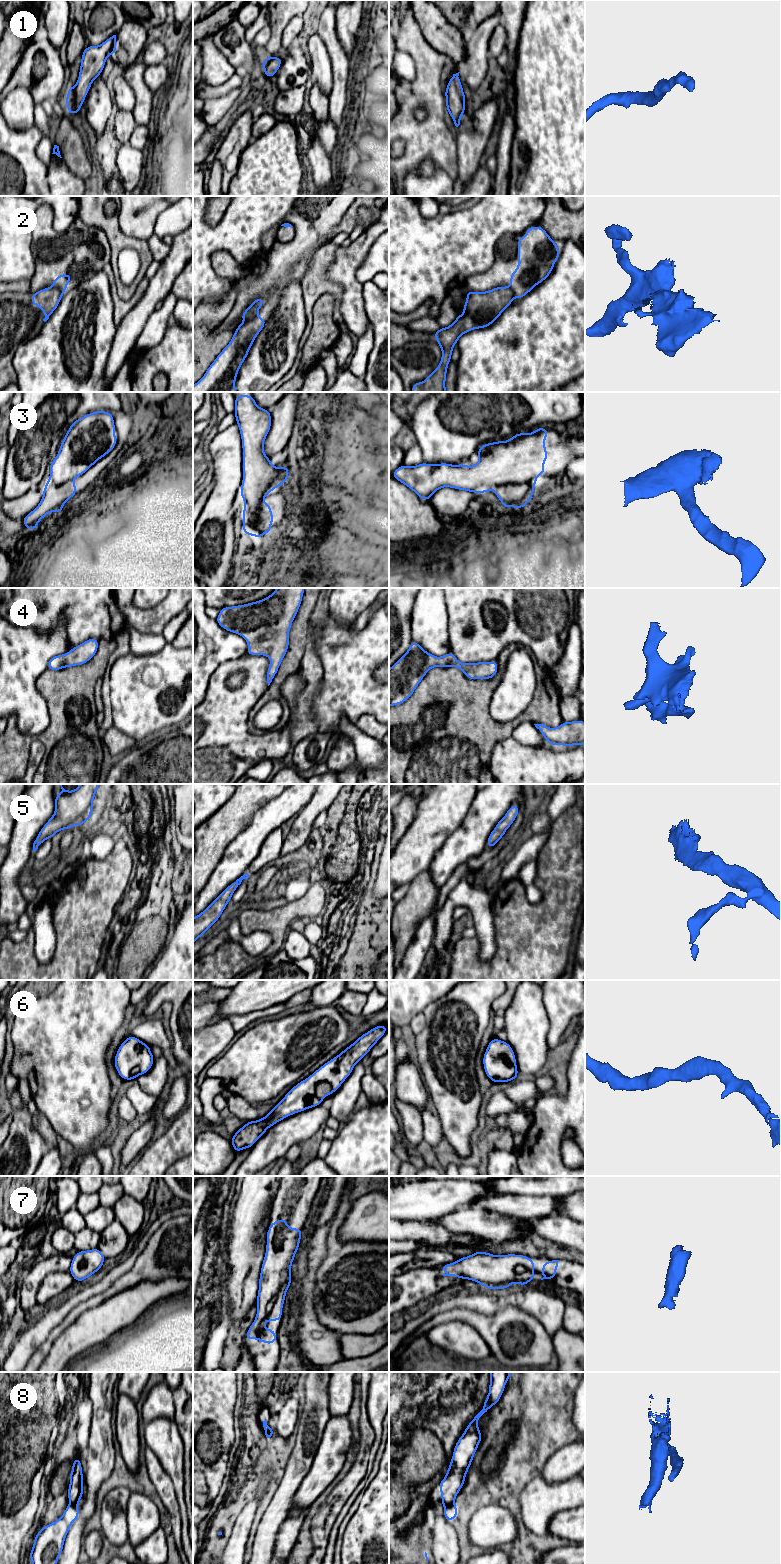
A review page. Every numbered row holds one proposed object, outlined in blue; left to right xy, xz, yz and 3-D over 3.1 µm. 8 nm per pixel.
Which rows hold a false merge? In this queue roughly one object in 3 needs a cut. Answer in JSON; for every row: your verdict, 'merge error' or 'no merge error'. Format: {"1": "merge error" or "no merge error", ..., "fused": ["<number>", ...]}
{"1": "no merge error", "2": "merge error", "3": "merge error", "4": "no merge error", "5": "no merge error", "6": "no merge error", "7": "no merge error", "8": "merge error", "fused": ["2", "3", "8"]}

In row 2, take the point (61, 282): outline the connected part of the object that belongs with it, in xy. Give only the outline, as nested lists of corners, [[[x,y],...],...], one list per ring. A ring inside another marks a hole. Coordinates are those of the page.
[[[59,274],[58,277],[53,280],[53,287],[57,288],[64,295],[65,289],[68,287],[68,282],[71,279],[71,274]]]

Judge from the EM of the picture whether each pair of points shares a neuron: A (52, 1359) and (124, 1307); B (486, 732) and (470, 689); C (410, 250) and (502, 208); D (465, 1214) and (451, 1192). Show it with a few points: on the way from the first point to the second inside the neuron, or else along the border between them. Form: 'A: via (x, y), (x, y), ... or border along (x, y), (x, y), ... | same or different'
A: via (70, 1343), (106, 1319) | same
B: via (475, 721), (470, 716), (470, 700) | same
C: via (433, 249), (448, 249), (479, 229) | same
D: border along (470, 1206), (461, 1206), (440, 1218) | different

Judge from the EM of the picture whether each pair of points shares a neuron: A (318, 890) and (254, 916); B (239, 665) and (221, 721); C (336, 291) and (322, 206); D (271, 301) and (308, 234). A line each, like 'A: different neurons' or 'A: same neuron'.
A: same neuron
B: same neuron
C: same neuron
D: same neuron

